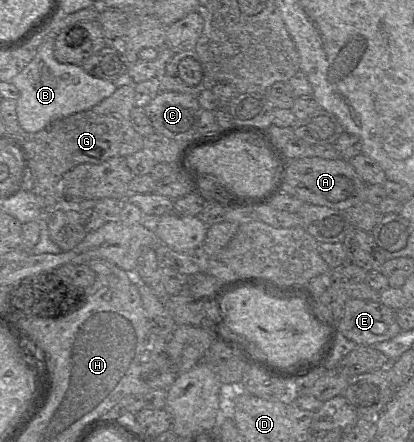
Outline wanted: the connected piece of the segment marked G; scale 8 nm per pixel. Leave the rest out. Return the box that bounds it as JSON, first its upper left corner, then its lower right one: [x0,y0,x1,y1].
[18,85,143,177]

